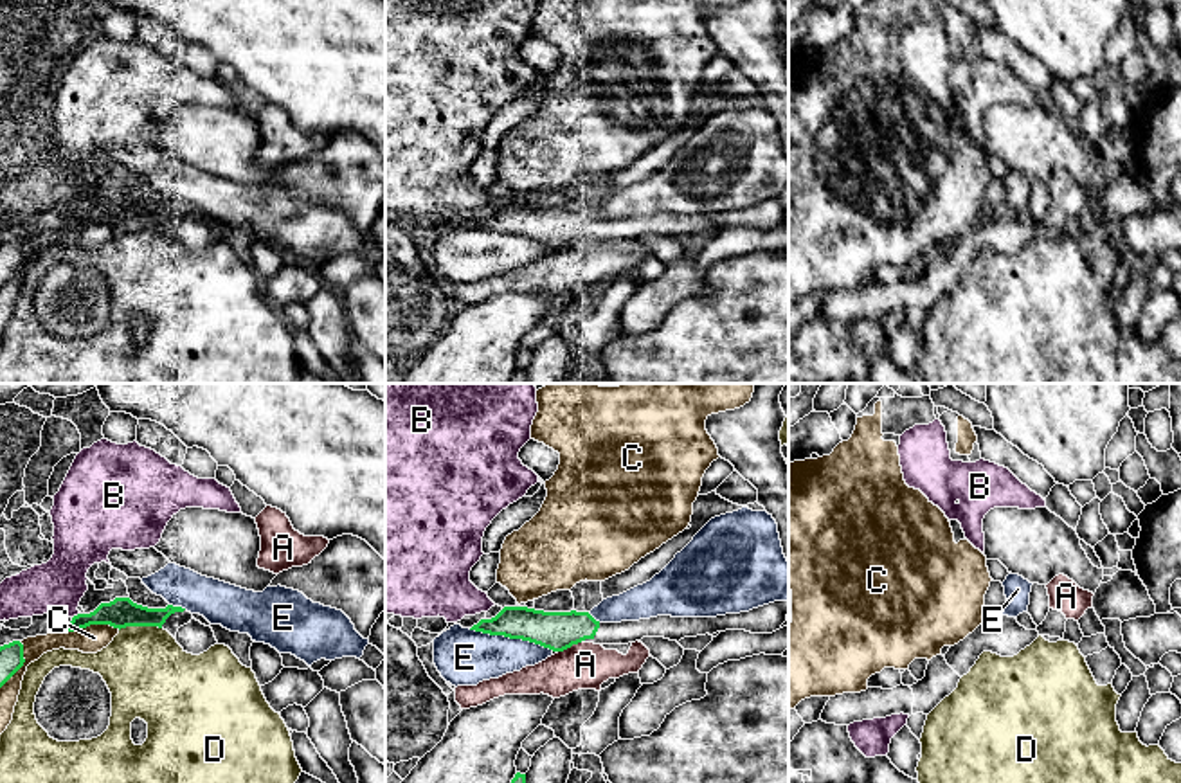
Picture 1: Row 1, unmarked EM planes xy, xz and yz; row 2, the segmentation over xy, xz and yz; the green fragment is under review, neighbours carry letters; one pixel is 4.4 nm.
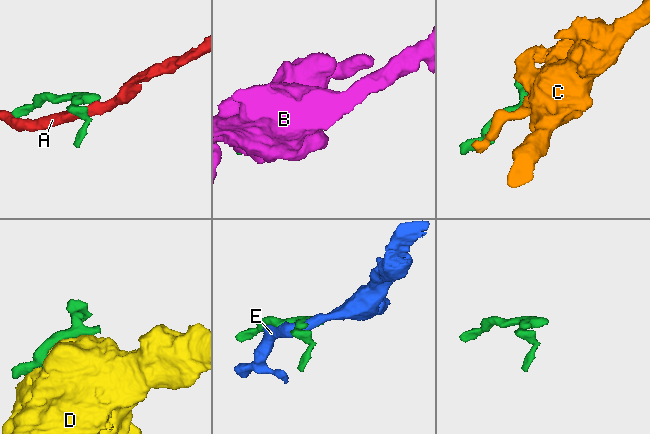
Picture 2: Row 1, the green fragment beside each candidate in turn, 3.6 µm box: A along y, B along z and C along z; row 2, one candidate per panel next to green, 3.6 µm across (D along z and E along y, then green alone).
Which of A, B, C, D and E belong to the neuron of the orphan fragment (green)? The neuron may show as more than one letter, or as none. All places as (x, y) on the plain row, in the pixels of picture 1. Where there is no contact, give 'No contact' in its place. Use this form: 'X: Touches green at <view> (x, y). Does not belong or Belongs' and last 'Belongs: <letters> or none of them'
A: Touches green at xz (569, 243). Does not belong
B: Touches green at xy (78, 211). Does not belong
C: Touches green at xy (92, 220). Does not belong
D: Touches green at xy (139, 222). Does not belong
E: Touches green at xz (512, 234). Does not belong
Belongs: none of them

